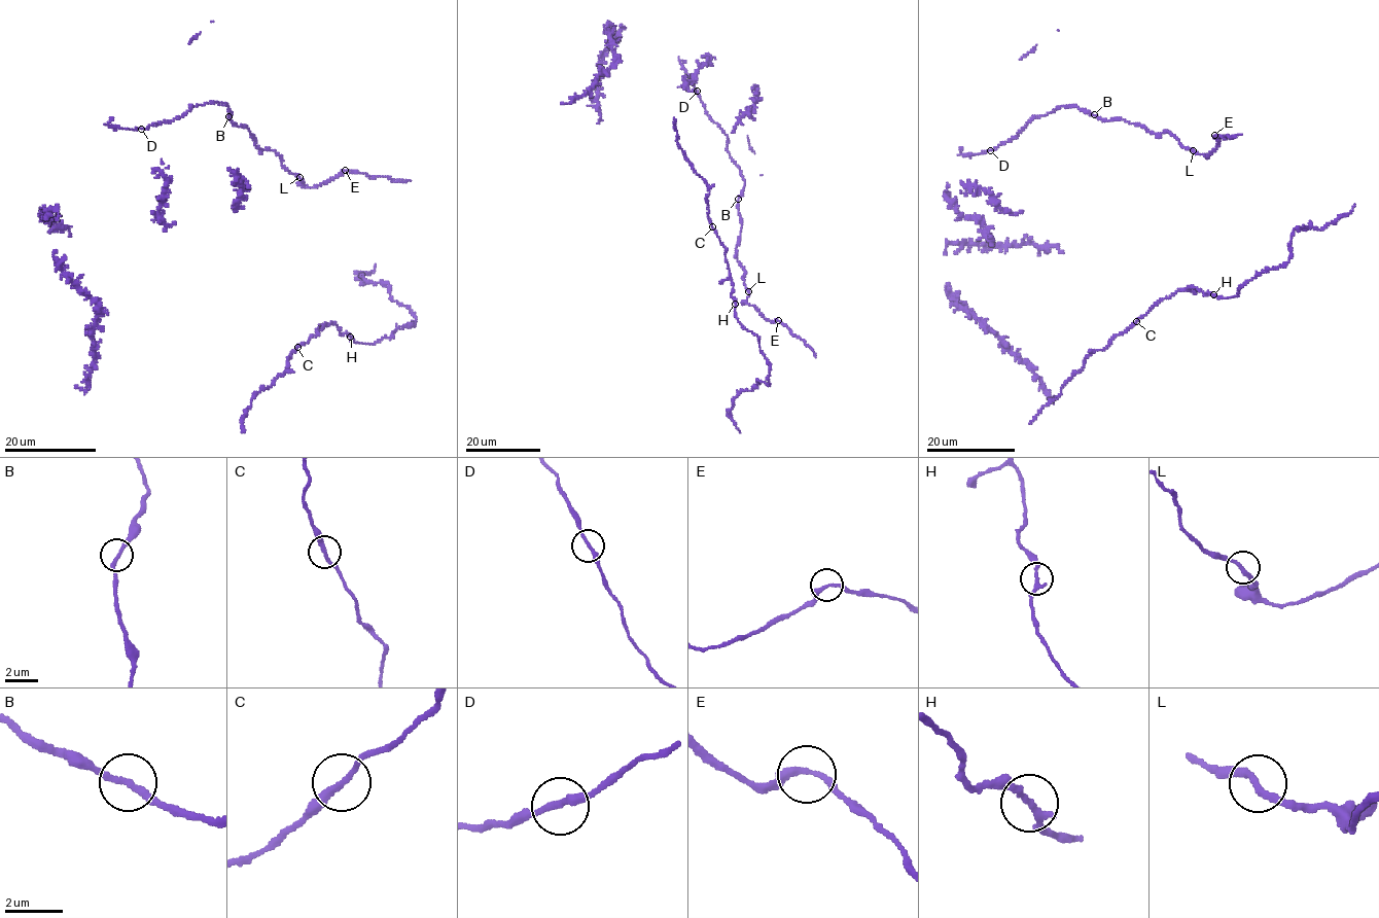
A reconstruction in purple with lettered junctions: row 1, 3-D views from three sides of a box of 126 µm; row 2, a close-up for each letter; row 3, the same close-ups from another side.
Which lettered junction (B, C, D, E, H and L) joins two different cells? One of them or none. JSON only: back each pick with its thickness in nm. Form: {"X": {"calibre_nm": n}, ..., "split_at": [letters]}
{"split_at": []}

